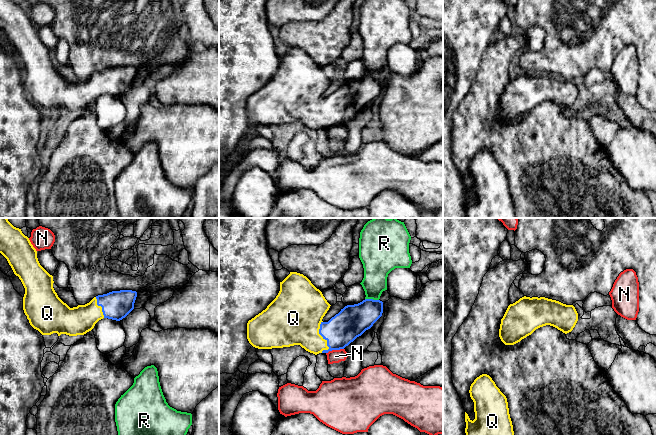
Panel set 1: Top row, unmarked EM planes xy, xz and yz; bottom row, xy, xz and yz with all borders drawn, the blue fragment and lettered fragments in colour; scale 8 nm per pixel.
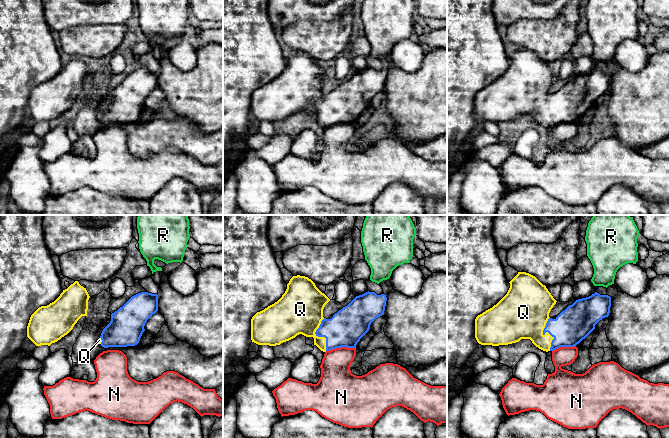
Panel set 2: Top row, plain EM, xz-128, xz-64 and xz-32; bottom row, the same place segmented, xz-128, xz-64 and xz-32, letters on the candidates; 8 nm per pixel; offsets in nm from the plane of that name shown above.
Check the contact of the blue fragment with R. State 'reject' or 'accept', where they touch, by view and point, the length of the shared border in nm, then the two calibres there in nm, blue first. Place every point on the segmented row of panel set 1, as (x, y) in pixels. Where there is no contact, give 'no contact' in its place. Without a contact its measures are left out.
reject | xz (372, 299) | 110 nm | 260/200 nm

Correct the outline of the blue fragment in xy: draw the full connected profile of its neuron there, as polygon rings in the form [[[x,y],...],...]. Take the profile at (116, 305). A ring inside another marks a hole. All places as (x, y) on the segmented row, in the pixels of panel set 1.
[[[0,218],[0,253],[7,259],[14,274],[19,277],[24,288],[23,310],[30,325],[42,335],[57,333],[58,336],[84,335],[91,331],[95,324],[108,318],[120,321],[133,309],[137,292],[132,290],[112,291],[94,297],[85,305],[70,308],[57,295],[53,288],[53,276],[50,275],[39,263],[37,251],[21,229],[14,227],[7,218]]]

